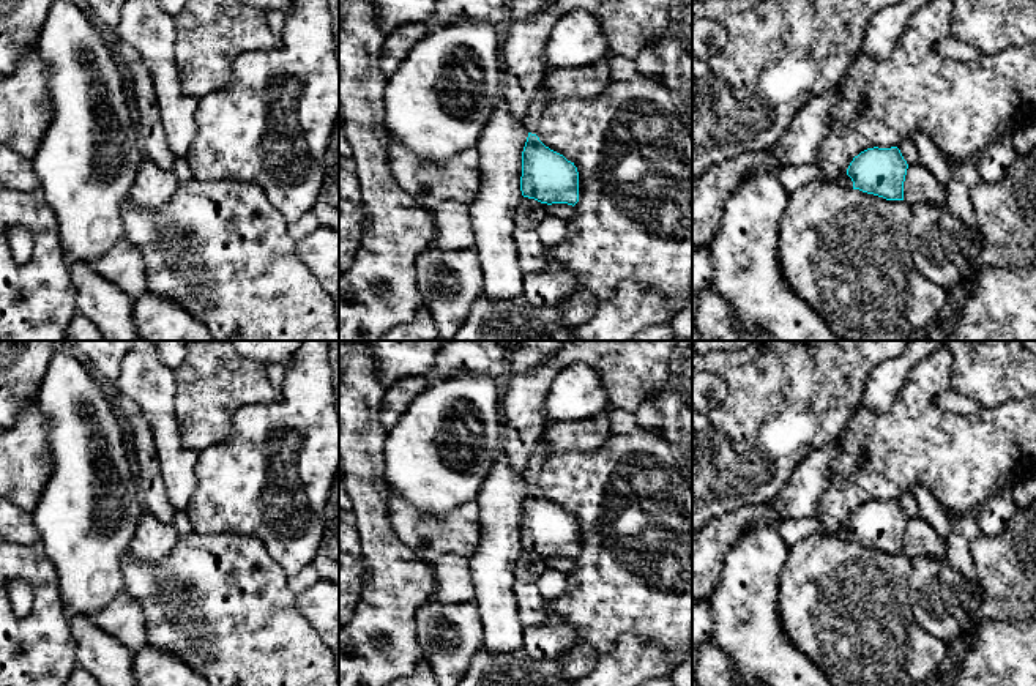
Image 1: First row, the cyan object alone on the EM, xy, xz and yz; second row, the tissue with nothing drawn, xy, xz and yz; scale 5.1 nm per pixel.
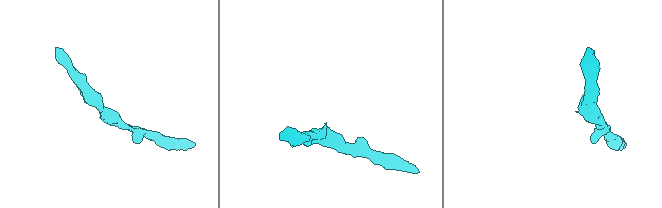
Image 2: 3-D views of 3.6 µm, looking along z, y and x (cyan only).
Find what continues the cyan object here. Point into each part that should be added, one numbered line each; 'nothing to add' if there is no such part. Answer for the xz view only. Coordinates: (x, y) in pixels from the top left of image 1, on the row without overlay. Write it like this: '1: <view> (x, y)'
1: xz (540, 453)

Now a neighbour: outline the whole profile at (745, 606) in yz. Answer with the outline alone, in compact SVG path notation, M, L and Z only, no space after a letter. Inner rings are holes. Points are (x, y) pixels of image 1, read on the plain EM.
M766 522L752 524L729 549L724 572L711 609L713 636L735 661L741 683L765 686L834 686L825 673L785 636L779 620L777 591L788 547L777 527Z

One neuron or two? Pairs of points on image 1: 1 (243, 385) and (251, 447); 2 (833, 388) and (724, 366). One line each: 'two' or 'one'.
1: two
2: one

